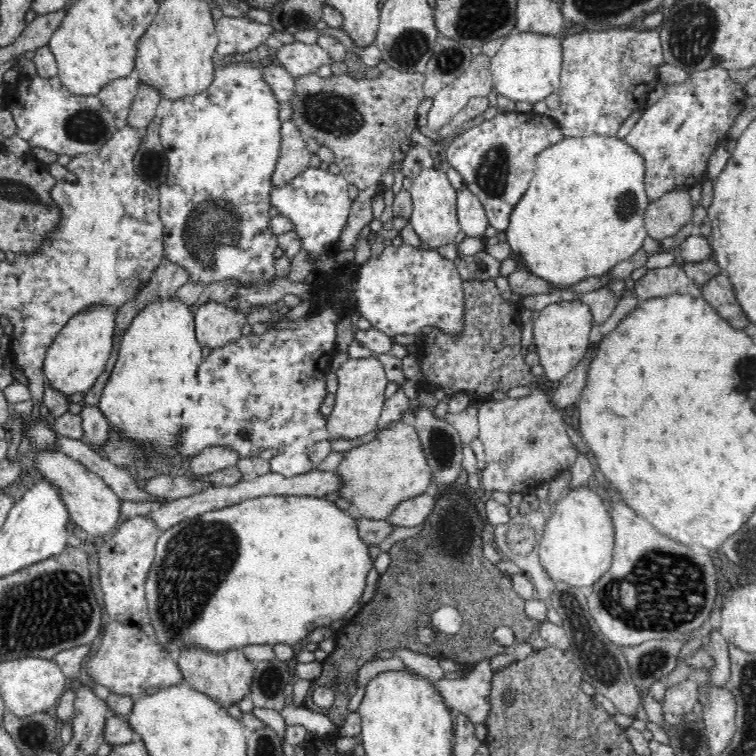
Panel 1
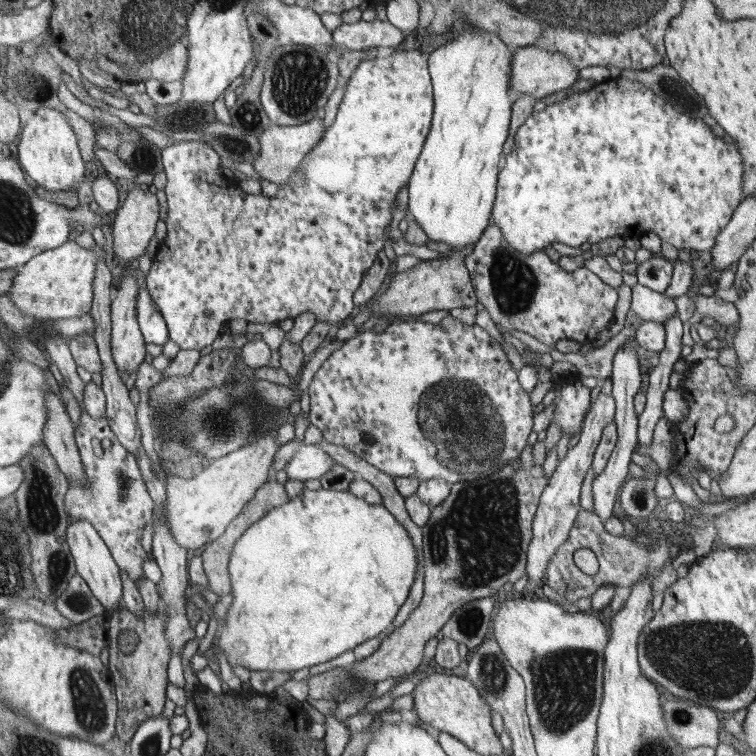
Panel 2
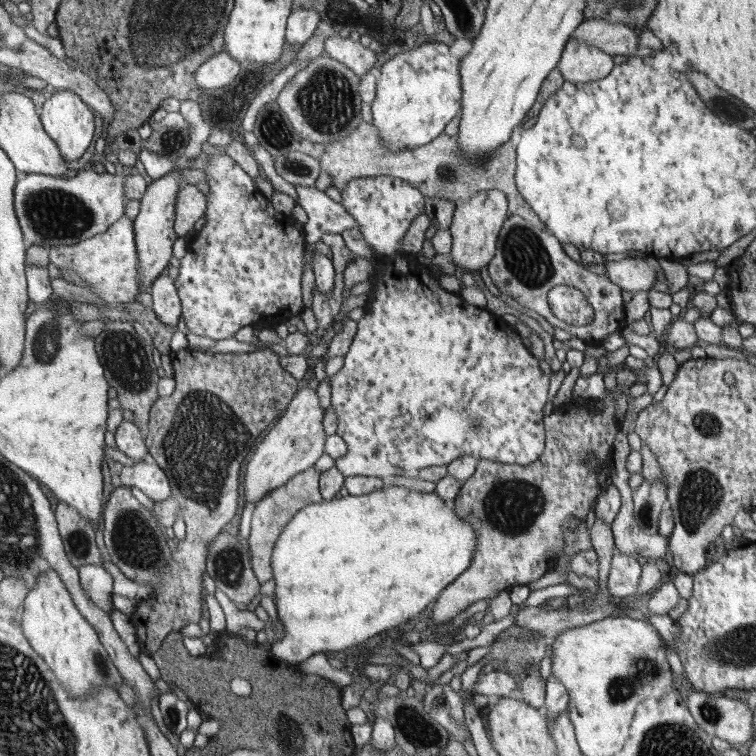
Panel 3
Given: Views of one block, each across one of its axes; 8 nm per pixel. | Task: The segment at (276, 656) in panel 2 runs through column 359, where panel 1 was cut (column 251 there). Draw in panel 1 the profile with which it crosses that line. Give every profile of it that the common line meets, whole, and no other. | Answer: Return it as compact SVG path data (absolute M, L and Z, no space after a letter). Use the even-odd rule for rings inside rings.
M261 496L239 501L236 504L224 506L221 509L206 510L191 519L184 519L169 529L164 529L159 535L155 546L155 557L147 572L144 583L149 623L154 628L153 639L162 650L166 650L172 660L178 660L184 650L204 650L209 654L220 655L226 651L241 651L244 646L252 644L287 644L292 646L304 640L312 630L330 627L331 622L340 620L344 614L360 600L362 591L370 582L372 561L369 547L357 536L359 518L339 502L328 501L314 496Z

